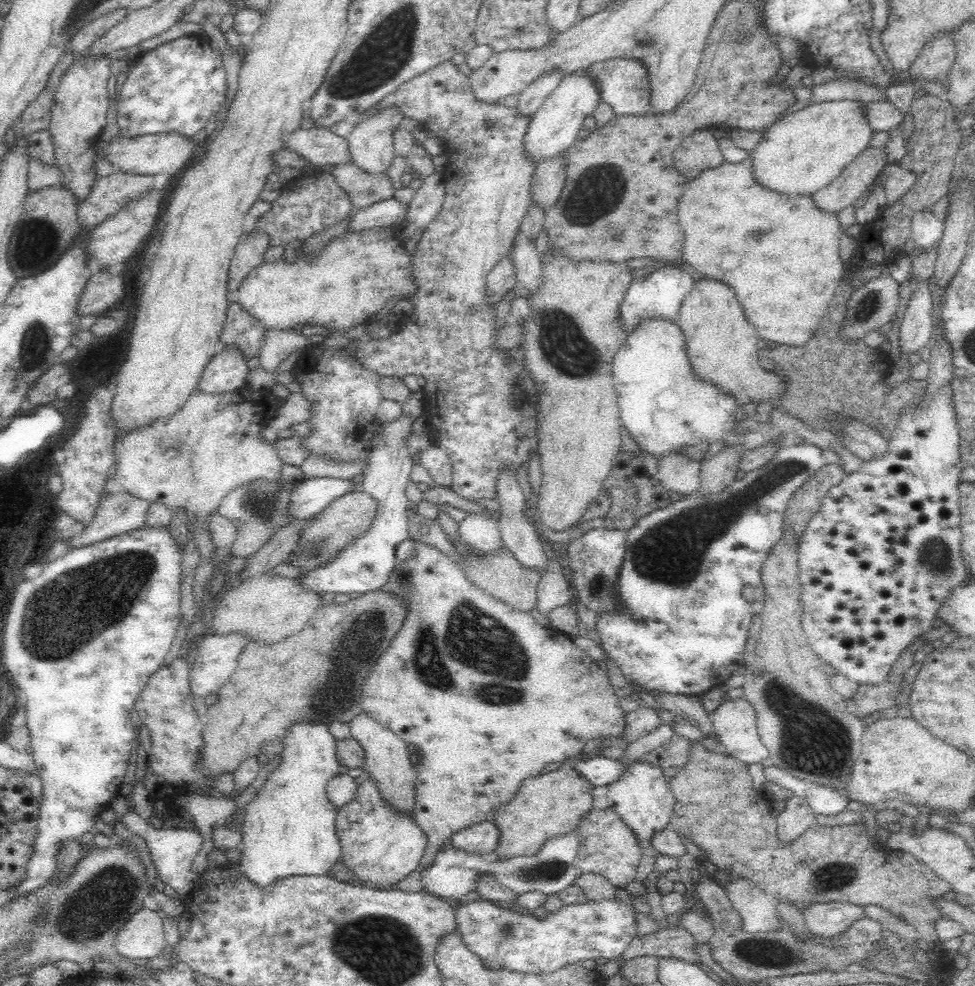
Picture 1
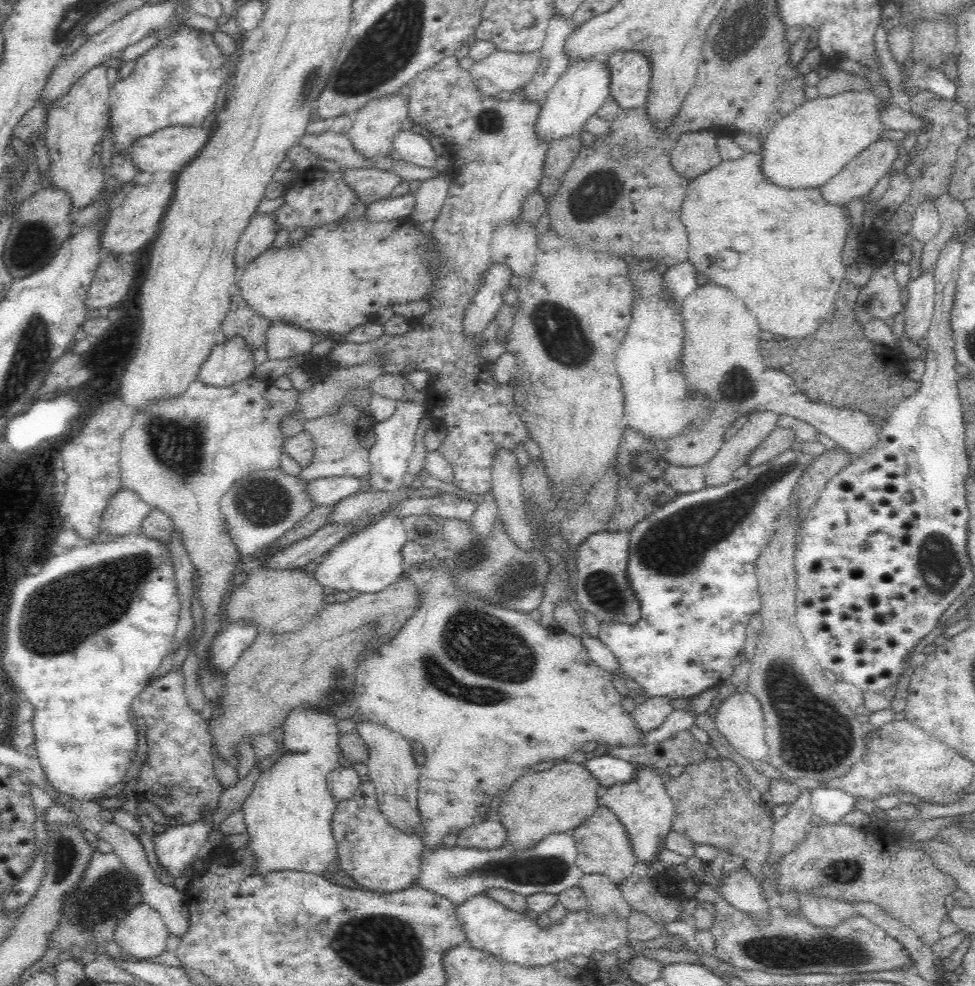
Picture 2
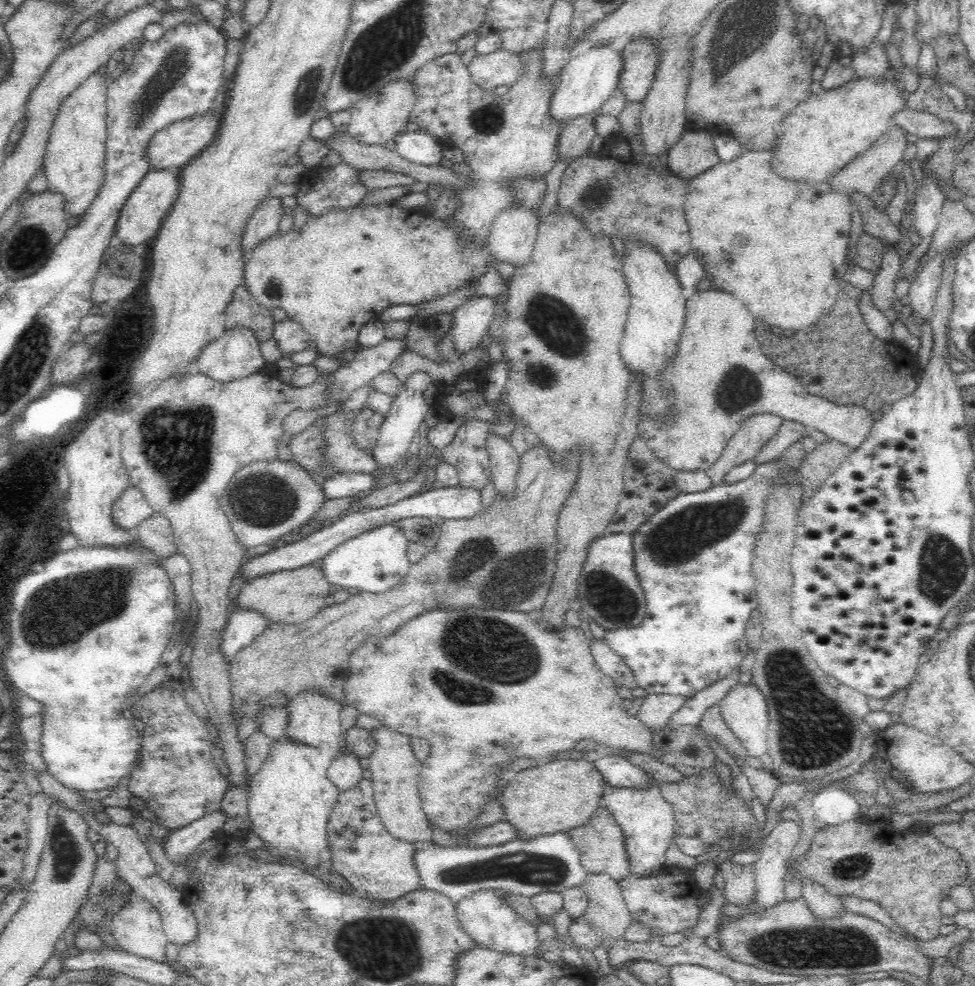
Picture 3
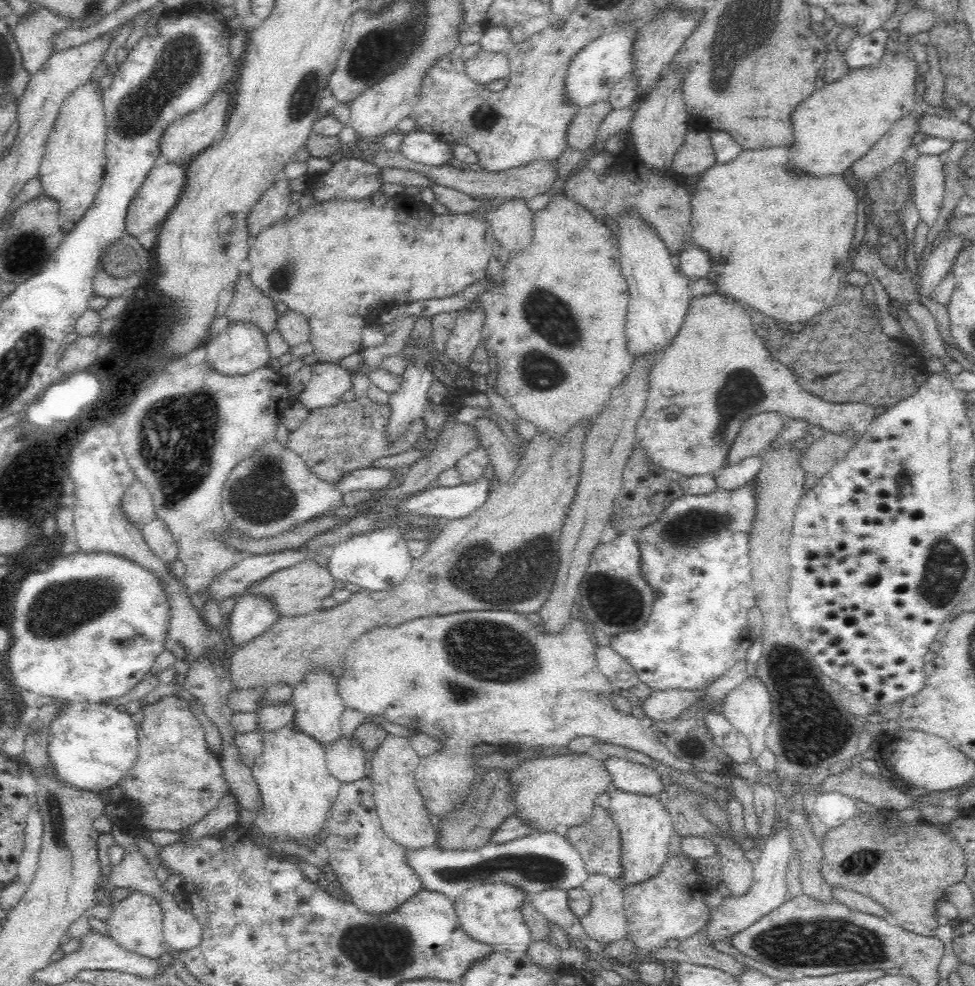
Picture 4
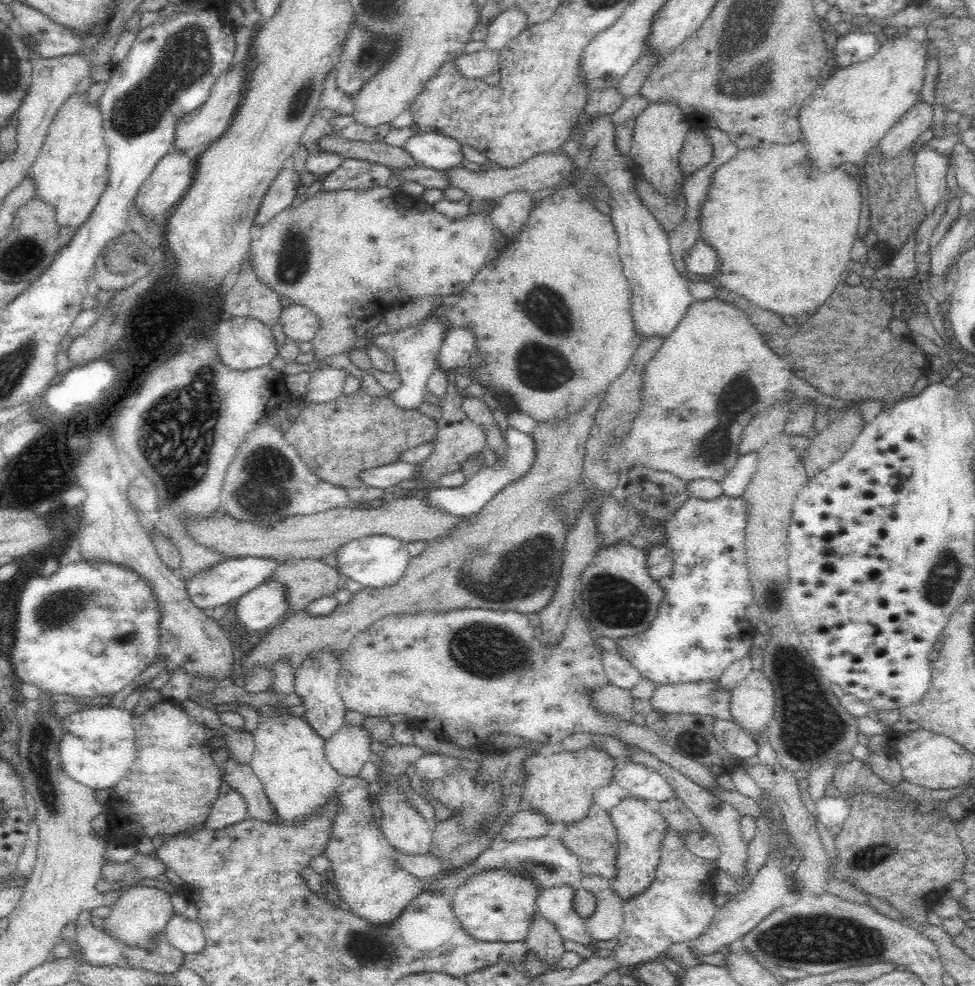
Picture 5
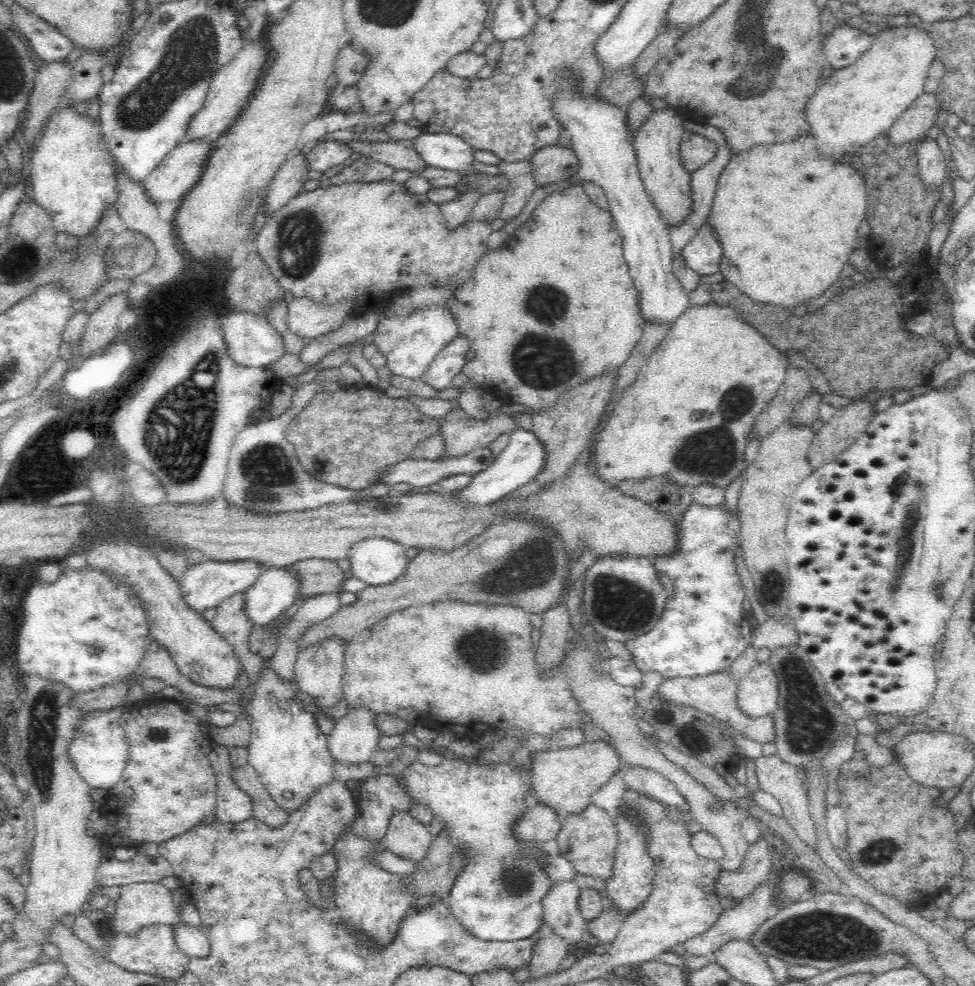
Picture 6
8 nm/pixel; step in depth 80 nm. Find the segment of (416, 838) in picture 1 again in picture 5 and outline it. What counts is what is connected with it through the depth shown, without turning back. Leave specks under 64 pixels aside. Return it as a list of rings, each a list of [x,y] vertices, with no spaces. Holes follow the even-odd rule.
[[[344,777],[336,794],[339,803],[331,824],[333,833],[330,833],[324,852],[330,859],[339,895],[360,919],[375,926],[388,926],[426,888],[426,884],[390,863],[396,850],[384,836],[380,825],[372,823],[370,802],[373,798],[369,783],[359,777]]]

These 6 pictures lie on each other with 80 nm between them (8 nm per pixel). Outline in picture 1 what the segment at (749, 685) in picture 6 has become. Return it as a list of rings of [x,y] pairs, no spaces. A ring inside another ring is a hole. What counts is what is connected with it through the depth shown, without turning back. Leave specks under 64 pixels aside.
[[[745,698],[723,701],[710,715],[714,734],[728,757],[747,765],[760,763],[769,756],[756,729],[756,712]]]

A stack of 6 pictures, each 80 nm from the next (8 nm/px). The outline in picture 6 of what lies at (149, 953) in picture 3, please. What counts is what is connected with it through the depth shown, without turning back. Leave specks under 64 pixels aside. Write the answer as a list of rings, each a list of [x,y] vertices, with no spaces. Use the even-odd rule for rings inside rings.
[[[130,882],[119,886],[119,896],[115,902],[115,913],[110,918],[113,932],[118,934],[136,934],[138,930],[158,924],[176,925],[181,917],[176,912],[170,890],[158,882]]]

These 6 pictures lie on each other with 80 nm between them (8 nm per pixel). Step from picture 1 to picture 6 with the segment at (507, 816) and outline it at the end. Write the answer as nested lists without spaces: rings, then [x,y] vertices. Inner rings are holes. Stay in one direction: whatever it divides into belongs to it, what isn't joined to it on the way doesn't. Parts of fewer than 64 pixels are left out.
[[[604,740],[582,742],[572,748],[540,750],[531,754],[531,770],[528,773],[531,796],[539,804],[547,804],[555,814],[565,817],[582,812],[590,804],[590,798],[619,770],[622,760],[615,747]]]

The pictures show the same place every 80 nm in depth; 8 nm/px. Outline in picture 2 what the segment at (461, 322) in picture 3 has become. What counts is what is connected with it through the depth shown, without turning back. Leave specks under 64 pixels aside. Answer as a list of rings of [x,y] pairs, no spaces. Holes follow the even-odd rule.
[[[502,263],[489,266],[484,283],[479,285],[462,318],[462,333],[466,337],[481,337],[482,330],[494,320],[504,302],[504,290],[510,284],[510,270],[508,265]]]

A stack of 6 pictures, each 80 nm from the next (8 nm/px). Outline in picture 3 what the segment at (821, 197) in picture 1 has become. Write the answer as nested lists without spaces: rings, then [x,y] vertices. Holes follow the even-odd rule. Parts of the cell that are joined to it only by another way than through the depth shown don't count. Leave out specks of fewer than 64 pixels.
[[[894,126],[886,131],[874,144],[870,145],[870,148],[861,152],[850,164],[846,165],[846,168],[842,168],[842,171],[828,181],[832,184],[832,191],[846,195],[858,192],[871,198],[880,180],[884,179],[892,171],[892,168],[902,160],[903,152],[908,144],[907,133],[907,130],[901,126]]]

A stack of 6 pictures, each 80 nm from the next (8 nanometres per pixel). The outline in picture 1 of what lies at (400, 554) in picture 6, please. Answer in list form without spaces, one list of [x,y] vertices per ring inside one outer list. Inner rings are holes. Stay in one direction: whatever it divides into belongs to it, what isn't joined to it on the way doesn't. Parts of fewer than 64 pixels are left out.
[[[406,415],[398,416],[396,420],[392,422],[379,423],[375,432],[380,433],[380,437],[383,439],[383,444],[378,449],[372,449],[368,454],[367,468],[364,470],[361,478],[359,478],[364,486],[362,490],[366,494],[374,497],[377,504],[377,515],[371,523],[368,532],[365,532],[360,538],[356,538],[352,544],[349,544],[338,552],[338,556],[334,556],[328,564],[320,566],[320,568],[314,568],[314,570],[307,571],[303,576],[299,577],[299,582],[303,588],[311,590],[312,592],[318,592],[324,595],[327,599],[337,594],[350,594],[351,592],[367,593],[370,591],[376,591],[389,579],[392,569],[397,562],[395,558],[395,548],[400,542],[409,538],[408,532],[408,506],[410,501],[404,494],[404,489],[409,482],[410,472],[412,472],[412,455],[408,451],[408,439],[407,436],[412,432],[412,423],[414,419],[412,417],[406,417]]]

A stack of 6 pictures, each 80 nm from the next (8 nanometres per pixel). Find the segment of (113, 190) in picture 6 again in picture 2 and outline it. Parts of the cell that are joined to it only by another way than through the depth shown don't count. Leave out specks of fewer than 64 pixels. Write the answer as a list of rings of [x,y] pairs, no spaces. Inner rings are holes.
[[[103,65],[91,68],[64,96],[56,99],[47,112],[44,133],[51,159],[48,170],[50,187],[64,190],[70,195],[73,208],[86,208],[98,200],[107,177],[99,152],[109,125],[110,93],[106,71],[107,68]]]

